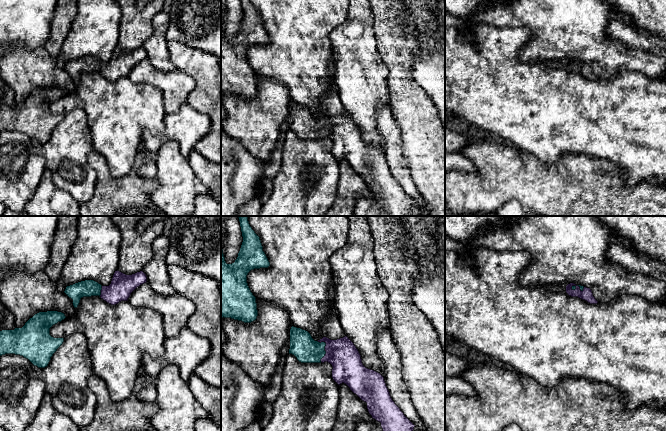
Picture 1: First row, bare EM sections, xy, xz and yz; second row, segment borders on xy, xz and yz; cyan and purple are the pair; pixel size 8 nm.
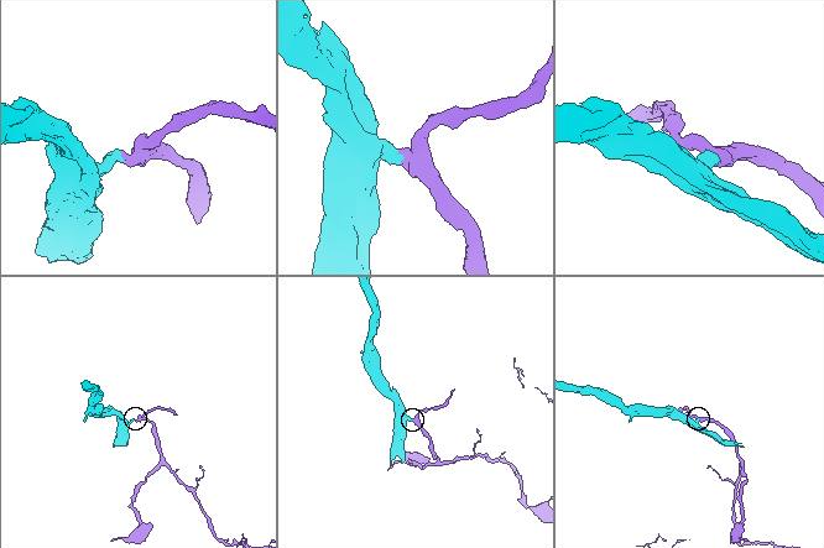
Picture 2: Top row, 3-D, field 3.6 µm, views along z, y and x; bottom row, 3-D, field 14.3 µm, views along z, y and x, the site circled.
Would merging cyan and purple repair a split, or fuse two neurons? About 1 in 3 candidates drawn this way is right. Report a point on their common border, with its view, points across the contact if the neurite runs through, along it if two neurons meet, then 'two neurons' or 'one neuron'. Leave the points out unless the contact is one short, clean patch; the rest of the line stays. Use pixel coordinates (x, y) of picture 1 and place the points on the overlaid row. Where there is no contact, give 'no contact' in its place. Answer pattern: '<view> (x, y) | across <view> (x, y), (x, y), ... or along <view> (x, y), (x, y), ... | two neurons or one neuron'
xz (325, 351) | across xz (302, 345), (309, 351), (325, 351), (334, 351), (342, 354) | one neuron

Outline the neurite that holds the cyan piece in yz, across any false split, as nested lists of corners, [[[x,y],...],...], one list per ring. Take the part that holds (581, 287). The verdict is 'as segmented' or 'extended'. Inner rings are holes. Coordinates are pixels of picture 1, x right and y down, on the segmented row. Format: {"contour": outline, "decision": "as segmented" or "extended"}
{"contour": [[[570,283],[566,286],[566,293],[571,297],[578,297],[590,304],[597,304],[598,301],[593,296],[590,288]]], "decision": "extended"}

